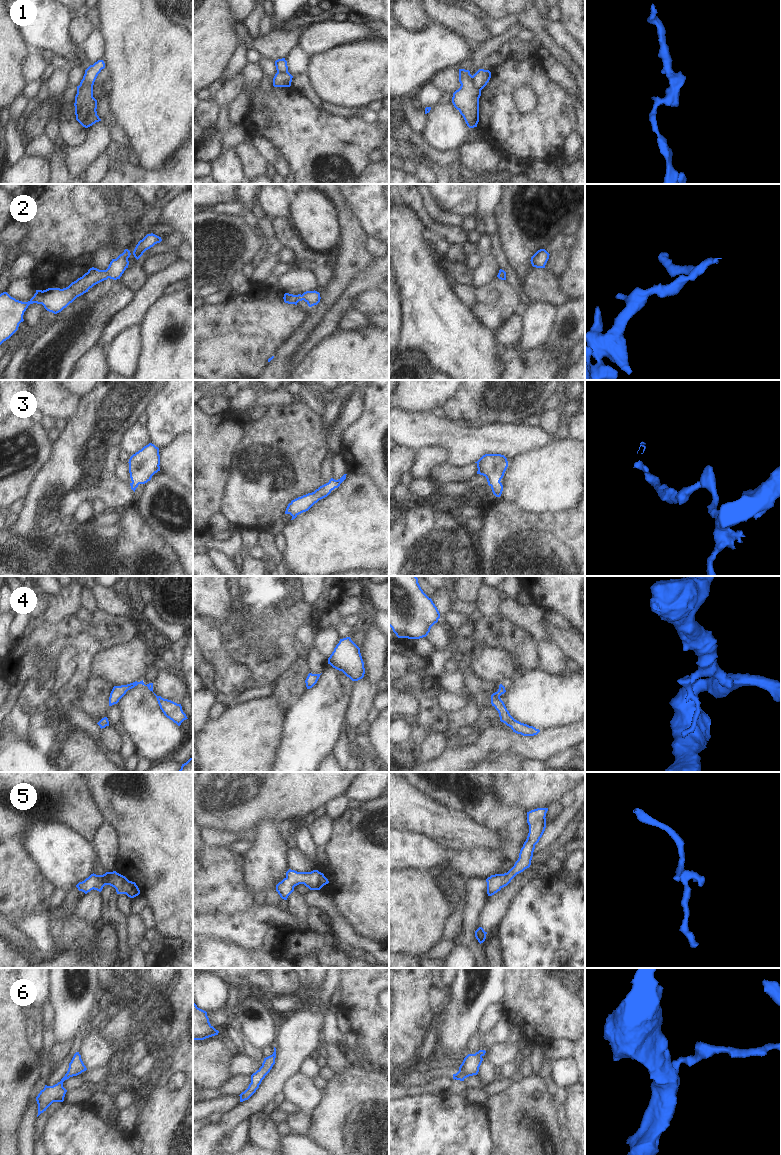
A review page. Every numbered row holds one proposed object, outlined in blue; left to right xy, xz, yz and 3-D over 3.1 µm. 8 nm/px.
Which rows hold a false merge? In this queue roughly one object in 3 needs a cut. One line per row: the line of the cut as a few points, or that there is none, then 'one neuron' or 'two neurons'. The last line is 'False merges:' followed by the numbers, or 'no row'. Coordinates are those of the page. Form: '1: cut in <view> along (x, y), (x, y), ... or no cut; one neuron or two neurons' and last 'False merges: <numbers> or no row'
1: cut in yz along (472, 76), (474, 84), (480, 90); two neurons
2: no cut; one neuron
3: no cut; one neuron
4: no cut; one neuron
5: no cut; one neuron
6: no cut; one neuron
False merges: 1

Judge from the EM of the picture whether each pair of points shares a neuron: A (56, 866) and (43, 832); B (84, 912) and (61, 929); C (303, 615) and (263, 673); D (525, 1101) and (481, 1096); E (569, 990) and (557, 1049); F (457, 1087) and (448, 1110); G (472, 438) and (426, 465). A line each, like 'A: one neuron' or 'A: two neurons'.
A: one neuron
B: two neurons
C: one neuron
D: two neurons
E: two neurons
F: two neurons
G: two neurons

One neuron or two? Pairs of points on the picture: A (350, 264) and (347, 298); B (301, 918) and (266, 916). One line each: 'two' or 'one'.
A: two
B: two

